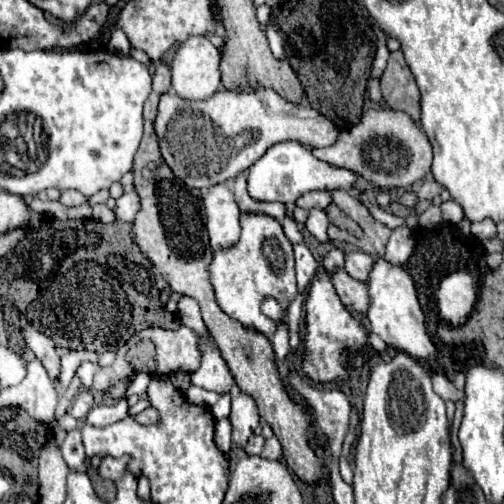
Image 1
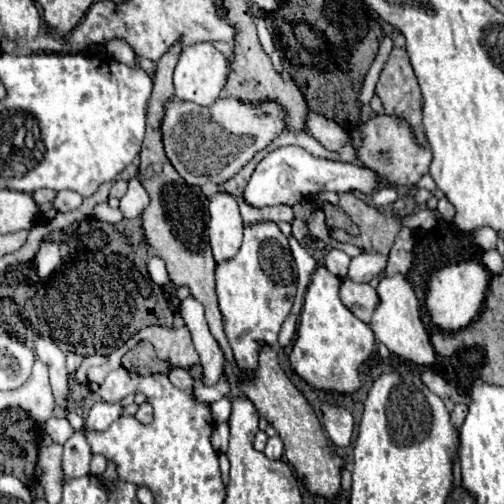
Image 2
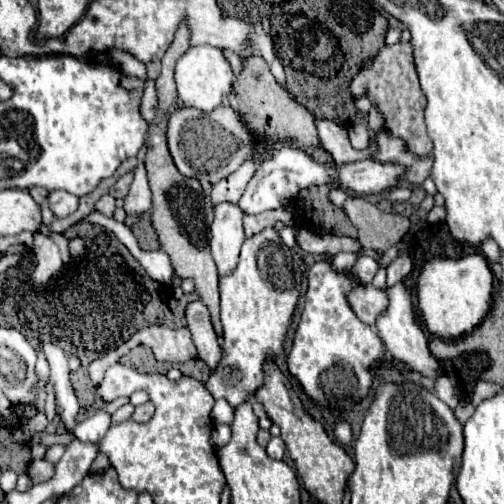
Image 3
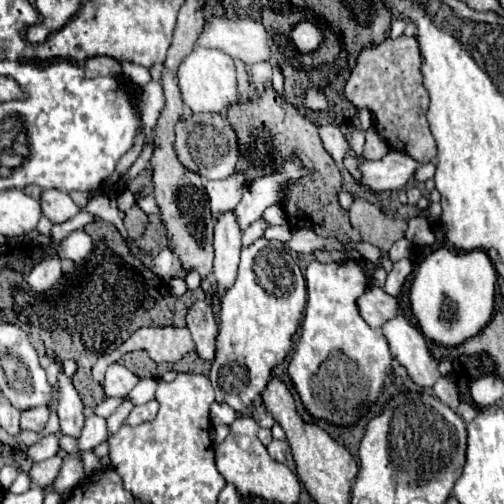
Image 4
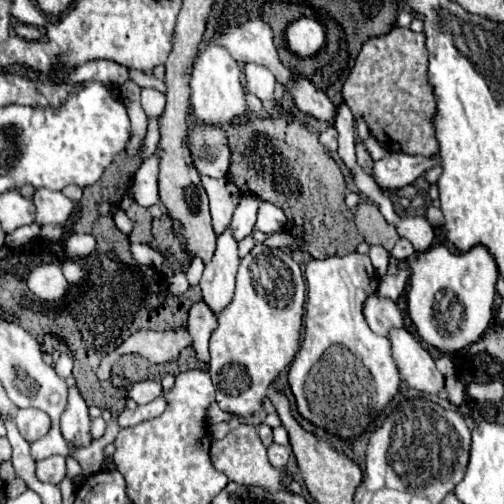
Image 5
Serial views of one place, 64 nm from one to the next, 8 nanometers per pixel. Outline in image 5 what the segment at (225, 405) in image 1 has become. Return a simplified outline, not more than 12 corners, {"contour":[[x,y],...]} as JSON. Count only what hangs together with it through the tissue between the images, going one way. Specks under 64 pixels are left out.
{"contour":[[216,402],[208,408],[208,422],[232,422],[232,414],[220,410]]}

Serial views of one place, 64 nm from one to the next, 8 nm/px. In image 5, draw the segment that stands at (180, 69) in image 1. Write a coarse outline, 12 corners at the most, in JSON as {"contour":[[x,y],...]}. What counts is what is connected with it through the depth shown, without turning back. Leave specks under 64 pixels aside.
{"contour":[[206,46],[190,70],[190,106],[206,124],[248,114],[240,70]]}

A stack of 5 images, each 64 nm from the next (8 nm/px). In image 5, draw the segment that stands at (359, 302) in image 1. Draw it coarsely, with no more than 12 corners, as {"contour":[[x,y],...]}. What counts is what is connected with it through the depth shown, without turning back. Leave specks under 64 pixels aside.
{"contour":[[378,292],[364,302],[366,322],[380,336],[402,326],[396,302]]}

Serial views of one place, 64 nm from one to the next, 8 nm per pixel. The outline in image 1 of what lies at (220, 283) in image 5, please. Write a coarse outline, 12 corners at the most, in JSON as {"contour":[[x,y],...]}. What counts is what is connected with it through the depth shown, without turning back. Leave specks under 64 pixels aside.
{"contour":[[226,184],[203,198],[212,248],[240,238],[240,210]]}

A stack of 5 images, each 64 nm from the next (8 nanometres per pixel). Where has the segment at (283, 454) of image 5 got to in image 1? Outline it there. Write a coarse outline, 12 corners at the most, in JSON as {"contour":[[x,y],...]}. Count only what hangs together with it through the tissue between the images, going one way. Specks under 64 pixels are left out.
{"contour":[[276,436],[264,442],[262,458],[280,460],[282,446]]}

